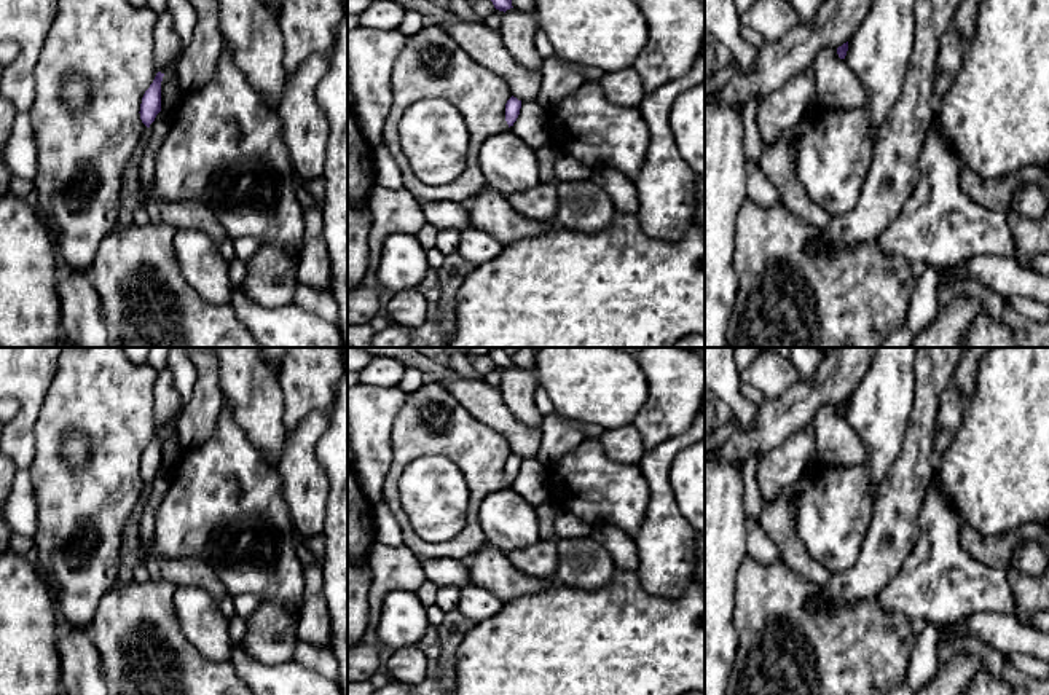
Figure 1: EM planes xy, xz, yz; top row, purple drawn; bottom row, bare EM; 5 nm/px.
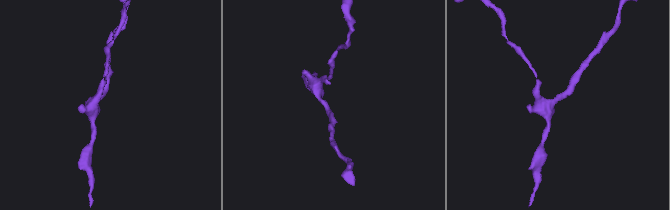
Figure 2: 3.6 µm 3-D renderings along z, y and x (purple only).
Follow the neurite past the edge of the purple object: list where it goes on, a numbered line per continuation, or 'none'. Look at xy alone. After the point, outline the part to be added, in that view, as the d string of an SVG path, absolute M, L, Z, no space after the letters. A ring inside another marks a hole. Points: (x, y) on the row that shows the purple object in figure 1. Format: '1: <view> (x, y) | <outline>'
none

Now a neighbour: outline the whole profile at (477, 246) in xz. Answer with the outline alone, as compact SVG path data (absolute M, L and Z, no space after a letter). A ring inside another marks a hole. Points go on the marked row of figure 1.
M469 226L461 231L461 244L458 252L472 265L480 266L489 260L497 258L504 244L488 231L475 226Z

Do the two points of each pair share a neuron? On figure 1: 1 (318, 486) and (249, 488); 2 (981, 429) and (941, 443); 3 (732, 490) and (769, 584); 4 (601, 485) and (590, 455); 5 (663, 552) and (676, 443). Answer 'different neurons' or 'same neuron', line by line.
1: different neurons
2: different neurons
3: different neurons
4: same neuron
5: same neuron

